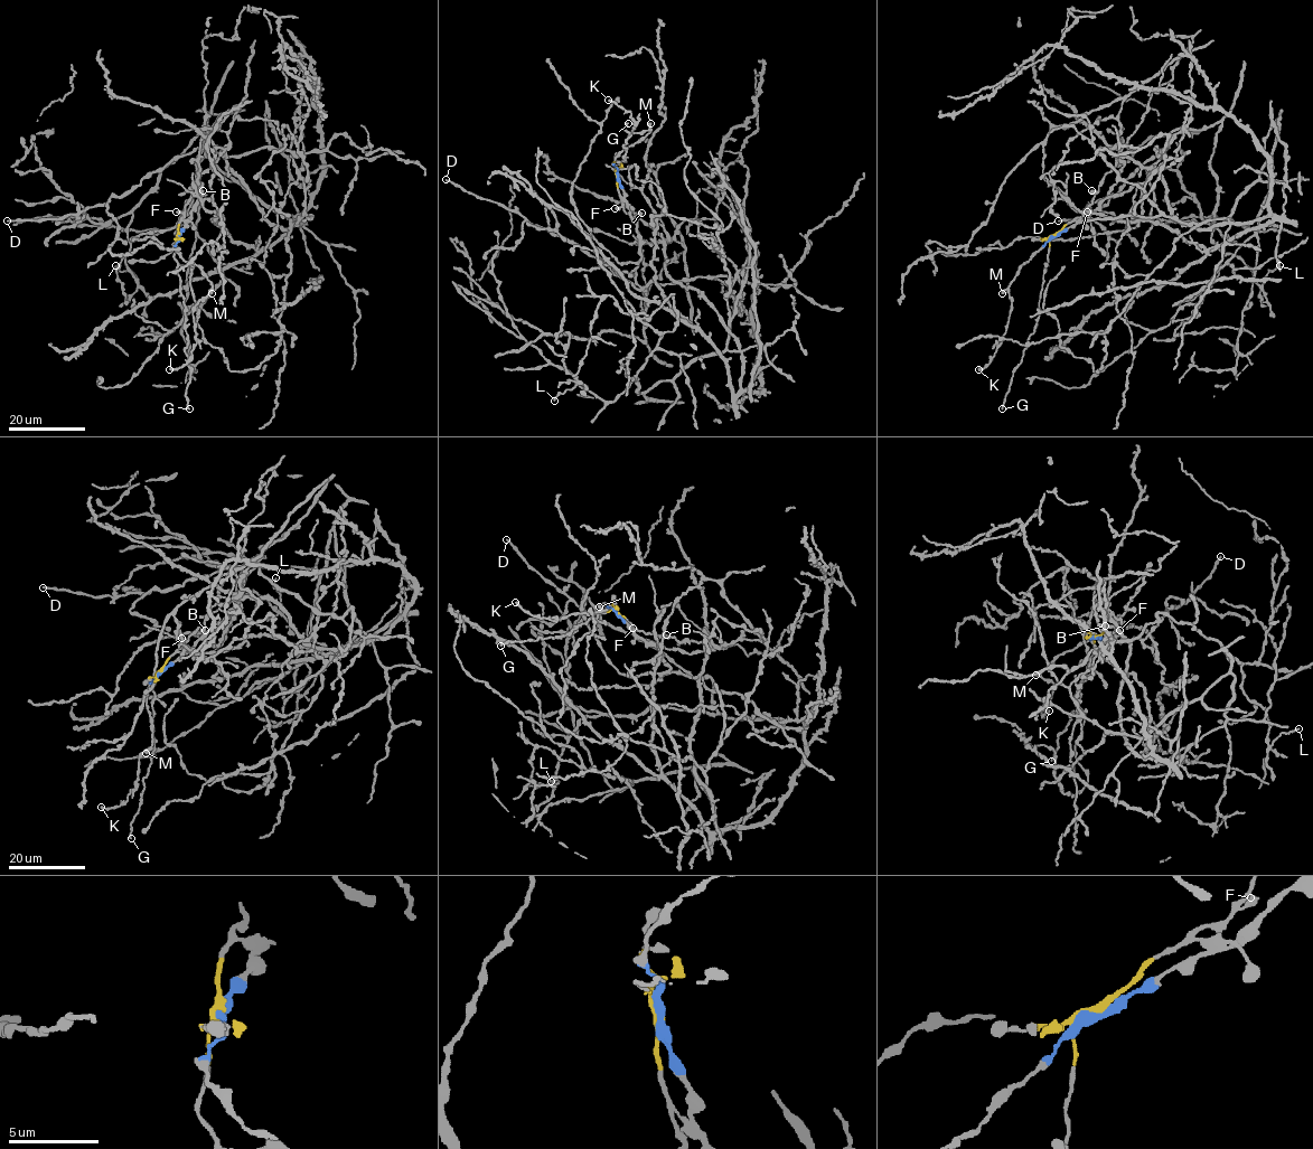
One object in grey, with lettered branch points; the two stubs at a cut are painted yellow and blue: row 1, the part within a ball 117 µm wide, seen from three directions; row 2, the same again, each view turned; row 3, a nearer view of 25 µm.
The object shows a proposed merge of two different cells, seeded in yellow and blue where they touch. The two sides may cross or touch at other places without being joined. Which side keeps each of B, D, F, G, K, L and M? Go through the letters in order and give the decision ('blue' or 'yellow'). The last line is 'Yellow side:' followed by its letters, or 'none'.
B: yellow
D: blue
F: yellow
G: yellow
K: blue
L: blue
M: blue
Yellow side: B, F, G

